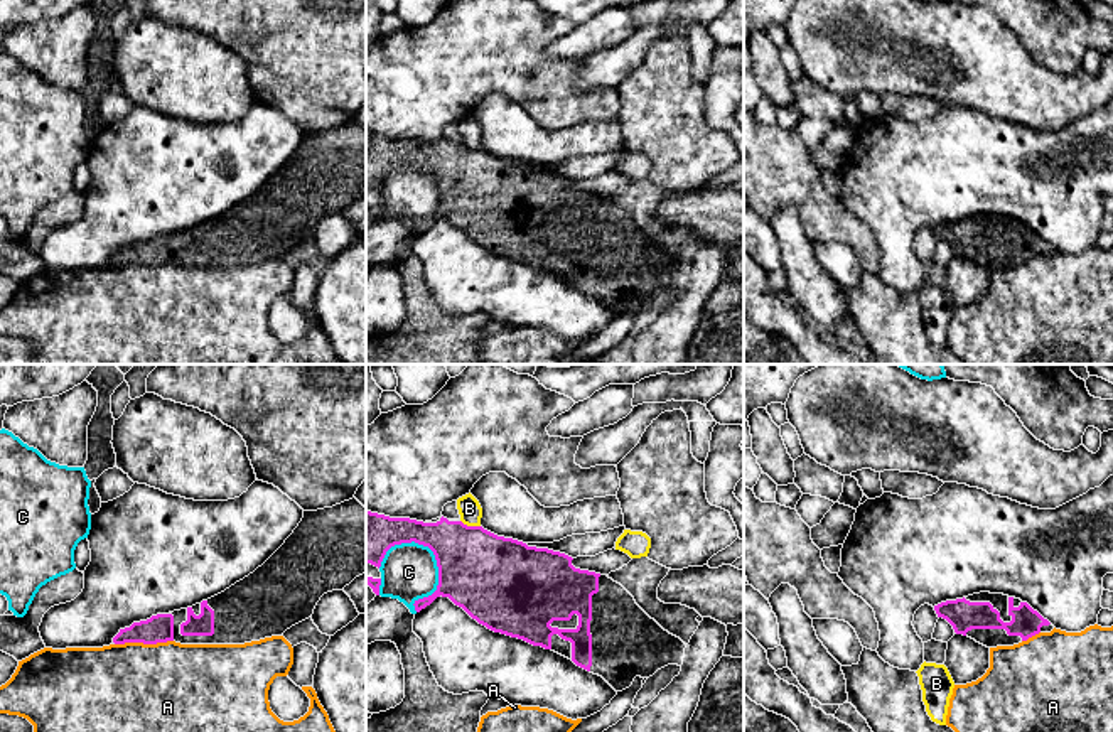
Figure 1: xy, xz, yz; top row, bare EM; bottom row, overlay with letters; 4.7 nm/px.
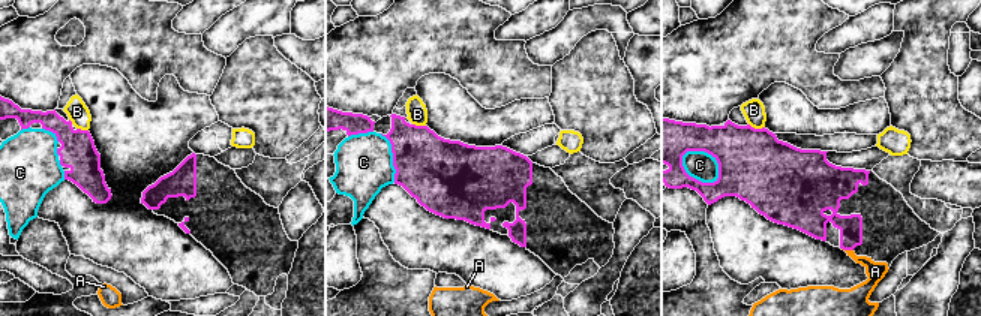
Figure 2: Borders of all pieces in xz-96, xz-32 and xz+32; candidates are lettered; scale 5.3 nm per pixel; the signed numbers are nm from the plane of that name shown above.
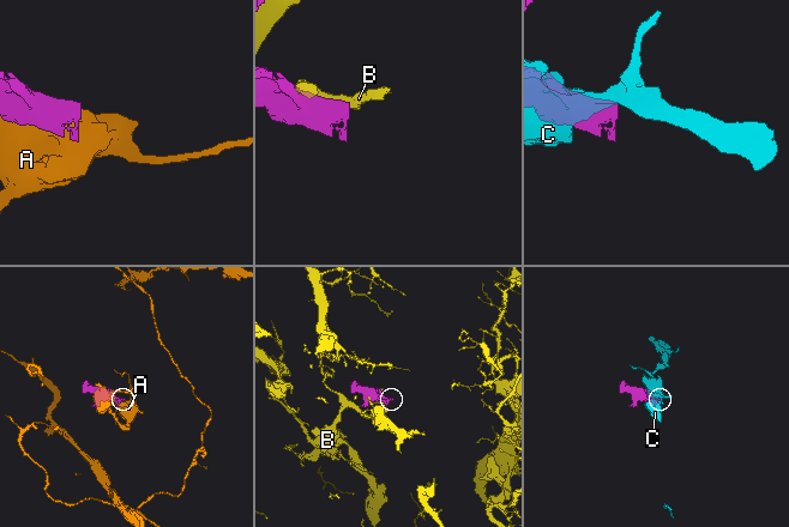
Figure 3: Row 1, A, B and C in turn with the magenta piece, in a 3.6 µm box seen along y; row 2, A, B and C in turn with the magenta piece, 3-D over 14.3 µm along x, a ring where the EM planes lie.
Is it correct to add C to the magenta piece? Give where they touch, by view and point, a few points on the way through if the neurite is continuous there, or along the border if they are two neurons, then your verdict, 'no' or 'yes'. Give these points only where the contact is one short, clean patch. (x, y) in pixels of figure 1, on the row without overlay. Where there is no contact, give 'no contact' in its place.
xz (439, 198) | no

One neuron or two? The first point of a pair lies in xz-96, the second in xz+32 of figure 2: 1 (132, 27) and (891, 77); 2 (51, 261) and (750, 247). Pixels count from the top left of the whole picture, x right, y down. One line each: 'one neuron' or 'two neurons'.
1: two neurons
2: two neurons

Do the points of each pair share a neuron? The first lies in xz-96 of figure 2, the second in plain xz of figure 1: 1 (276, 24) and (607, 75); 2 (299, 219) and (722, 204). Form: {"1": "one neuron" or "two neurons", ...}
{"1": "one neuron", "2": "two neurons"}

